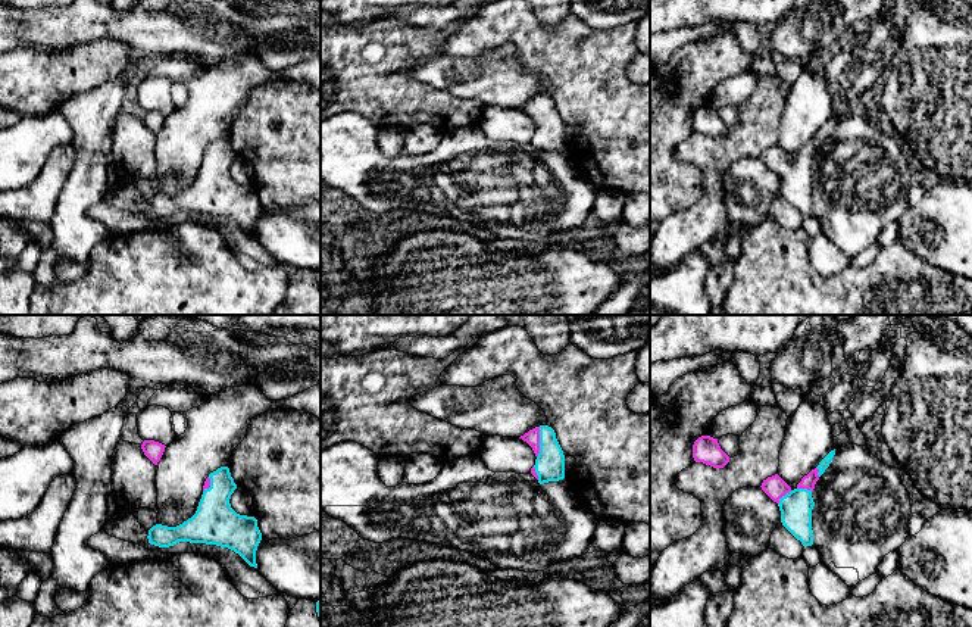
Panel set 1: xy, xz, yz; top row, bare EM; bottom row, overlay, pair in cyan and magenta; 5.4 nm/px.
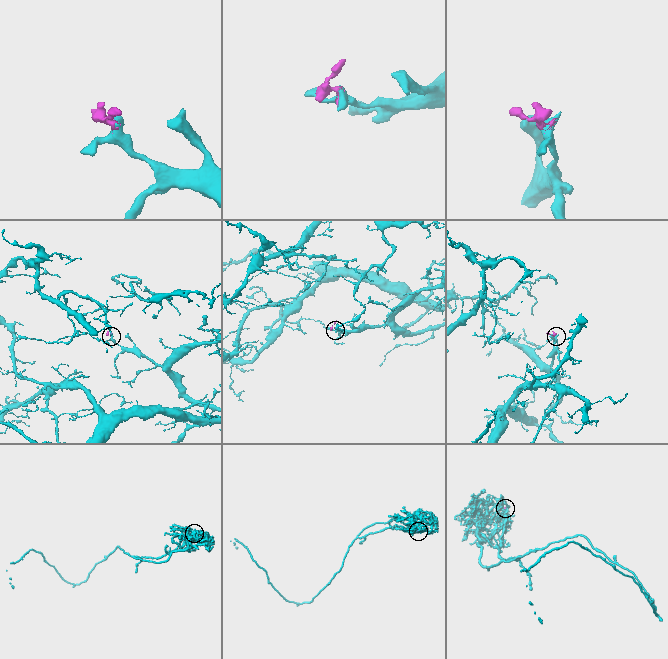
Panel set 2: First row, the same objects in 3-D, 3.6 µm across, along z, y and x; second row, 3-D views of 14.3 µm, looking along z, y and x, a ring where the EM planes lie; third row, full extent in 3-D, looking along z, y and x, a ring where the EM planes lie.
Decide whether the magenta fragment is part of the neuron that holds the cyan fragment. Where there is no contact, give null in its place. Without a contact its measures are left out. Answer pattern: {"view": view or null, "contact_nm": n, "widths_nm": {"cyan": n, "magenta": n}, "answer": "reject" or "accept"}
{"view": "xz", "contact_nm": 170, "widths_nm": {"cyan": 160, "magenta": 80}, "answer": "accept"}

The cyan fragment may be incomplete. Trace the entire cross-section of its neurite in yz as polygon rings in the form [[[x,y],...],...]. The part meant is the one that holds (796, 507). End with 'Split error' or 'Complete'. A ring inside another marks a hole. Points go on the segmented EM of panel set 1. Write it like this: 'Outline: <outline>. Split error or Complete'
Outline: [[[835,449],[831,450],[819,465],[801,478],[793,490],[778,474],[762,483],[762,490],[778,503],[782,525],[801,542],[803,546],[813,545],[812,509],[815,506],[812,492],[816,481],[829,467]]]. Split error

